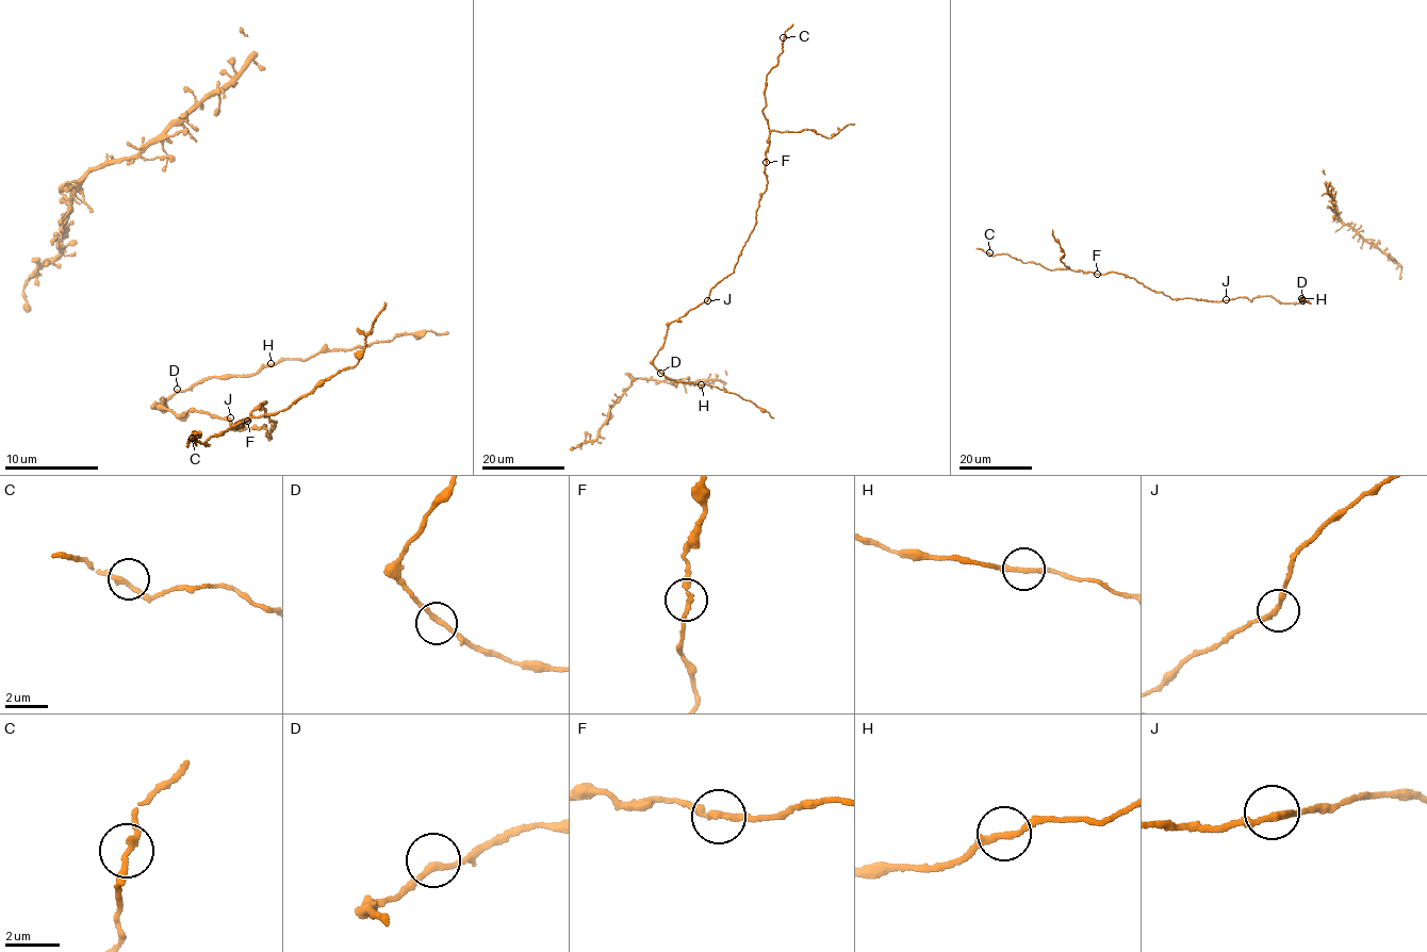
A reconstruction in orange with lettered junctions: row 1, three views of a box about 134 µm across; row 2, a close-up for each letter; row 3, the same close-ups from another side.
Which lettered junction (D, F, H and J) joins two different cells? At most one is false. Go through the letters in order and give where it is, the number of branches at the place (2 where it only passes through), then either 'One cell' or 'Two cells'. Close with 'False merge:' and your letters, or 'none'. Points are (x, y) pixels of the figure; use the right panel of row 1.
D: Place: (1302, 300). Branches: 2. One cell
F: Place: (1097, 274). Branches: 2. One cell
H: Place: (1301, 298). Branches: 2. One cell
J: Place: (1226, 299). Branches: 2. One cell
False merge: none

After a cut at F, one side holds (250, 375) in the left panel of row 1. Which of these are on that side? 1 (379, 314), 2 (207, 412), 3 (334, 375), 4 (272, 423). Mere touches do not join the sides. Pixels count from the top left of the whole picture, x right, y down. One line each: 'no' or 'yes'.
1: no
2: yes
3: no
4: yes

